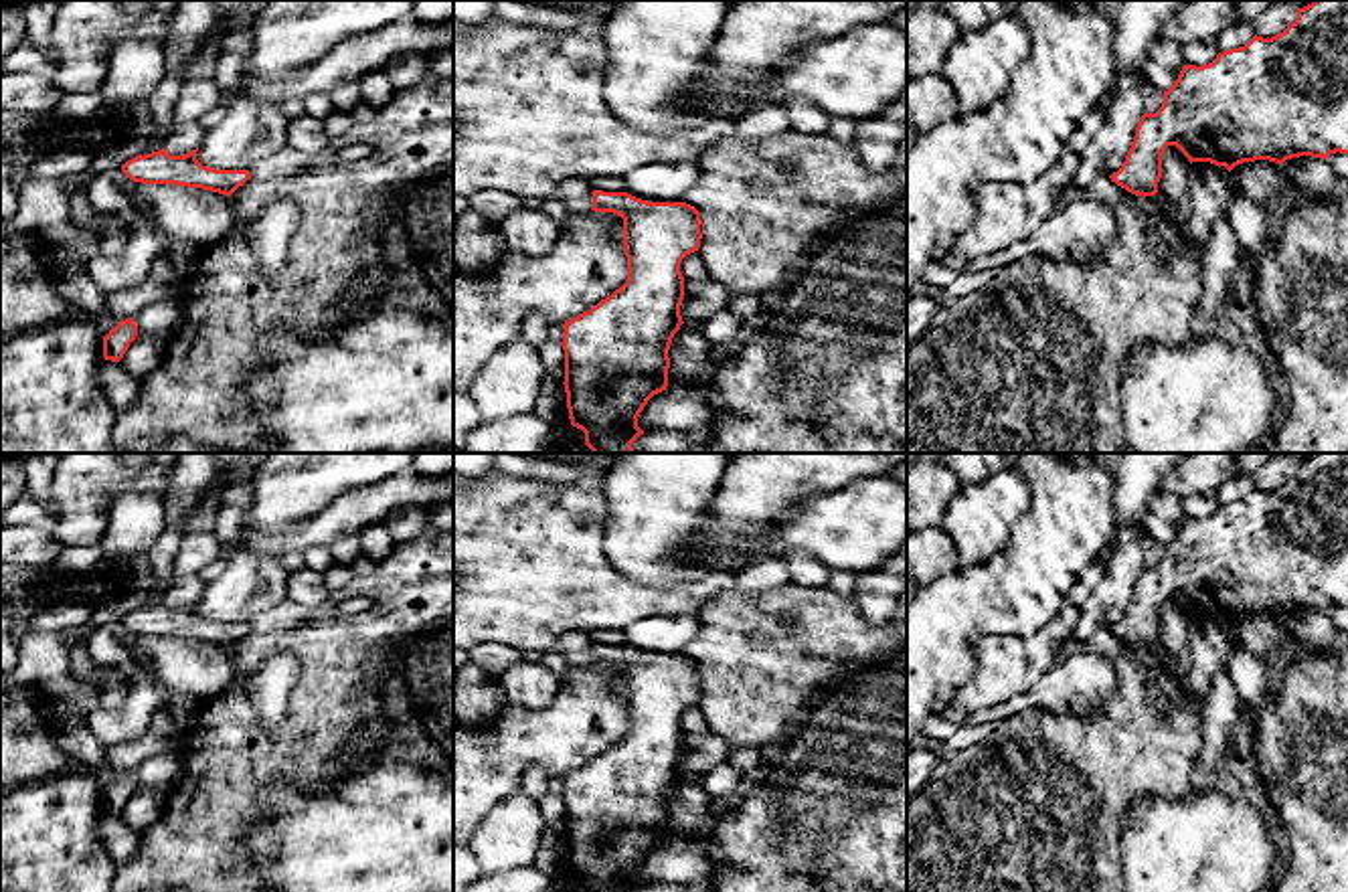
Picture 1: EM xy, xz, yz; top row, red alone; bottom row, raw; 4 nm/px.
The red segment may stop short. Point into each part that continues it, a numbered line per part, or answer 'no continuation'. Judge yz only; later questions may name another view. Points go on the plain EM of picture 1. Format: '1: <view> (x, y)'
no continuation

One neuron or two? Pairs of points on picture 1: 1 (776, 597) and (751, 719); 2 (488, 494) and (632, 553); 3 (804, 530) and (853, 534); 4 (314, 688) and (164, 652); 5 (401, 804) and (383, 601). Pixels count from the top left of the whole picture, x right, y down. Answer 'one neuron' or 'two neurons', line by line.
1: one neuron
2: two neurons
3: one neuron
4: two neurons
5: two neurons

